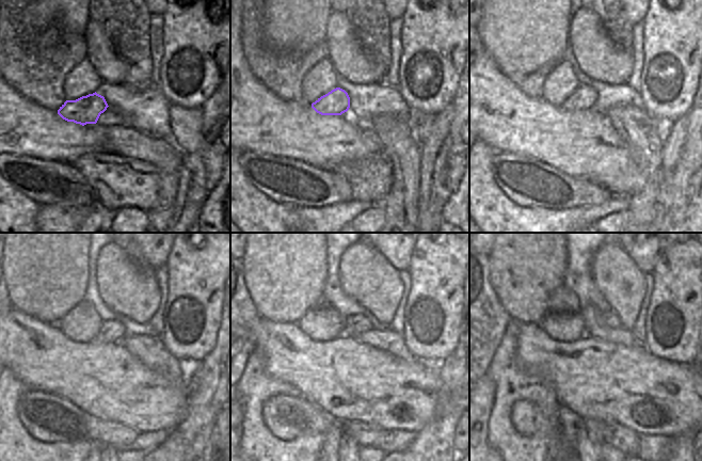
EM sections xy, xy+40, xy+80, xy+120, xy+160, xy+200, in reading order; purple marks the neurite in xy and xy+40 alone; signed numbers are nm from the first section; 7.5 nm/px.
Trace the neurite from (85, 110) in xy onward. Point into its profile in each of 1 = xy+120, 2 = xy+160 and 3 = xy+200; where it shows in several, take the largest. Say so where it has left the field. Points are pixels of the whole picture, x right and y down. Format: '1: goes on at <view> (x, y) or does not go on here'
1: goes on at xy+120 (111, 331)
2: goes on at xy+160 (353, 326)
3: goes on at xy+200 (609, 318)

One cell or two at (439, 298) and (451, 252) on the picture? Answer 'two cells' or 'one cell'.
one cell

